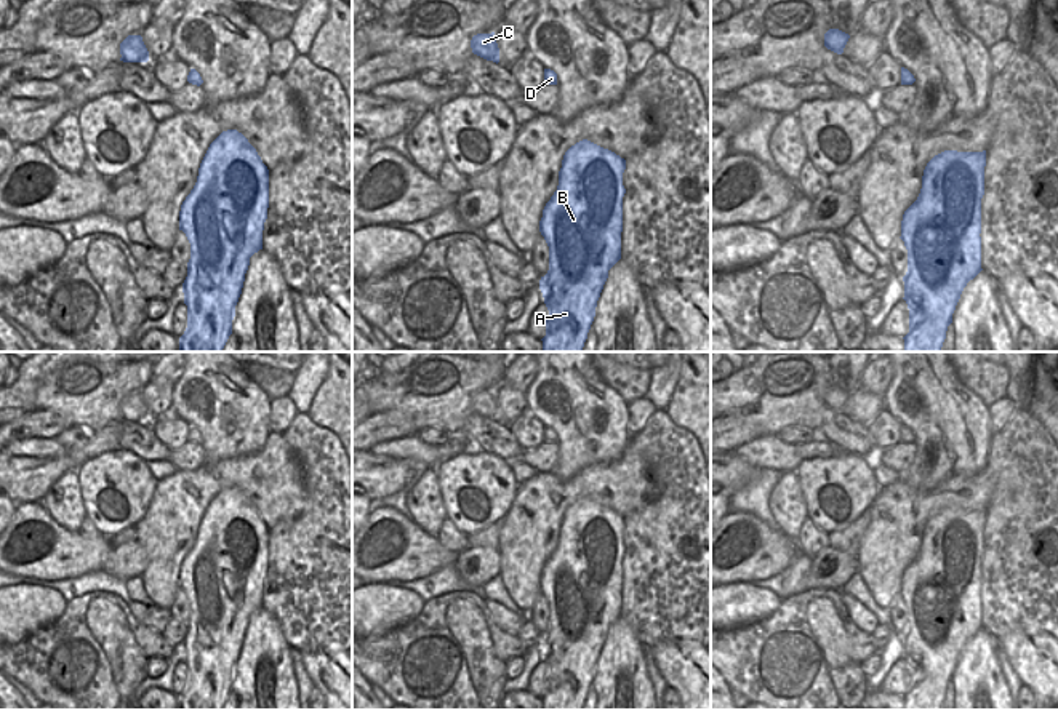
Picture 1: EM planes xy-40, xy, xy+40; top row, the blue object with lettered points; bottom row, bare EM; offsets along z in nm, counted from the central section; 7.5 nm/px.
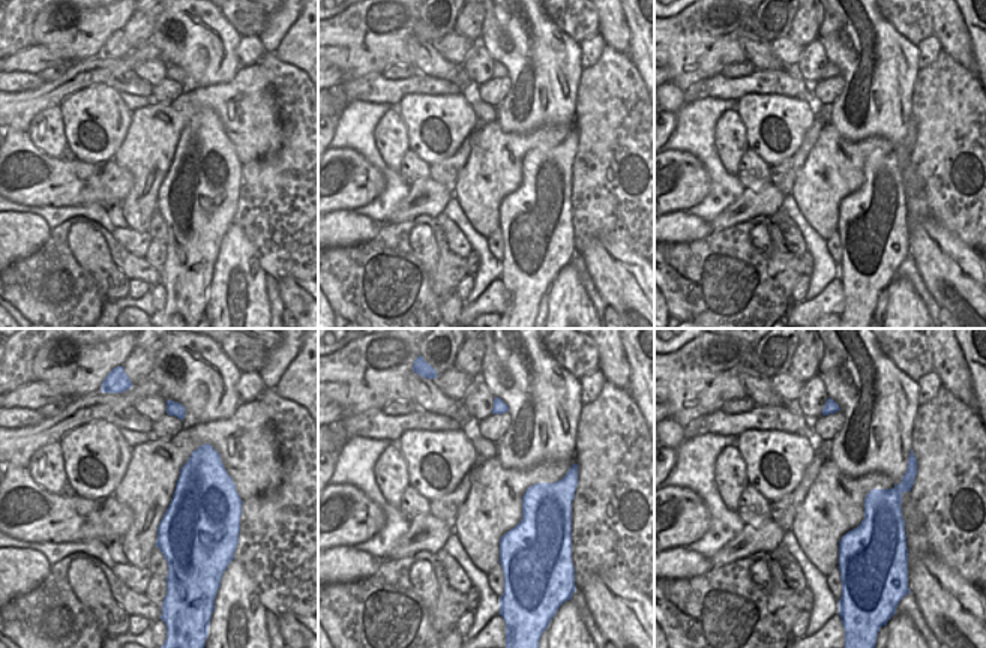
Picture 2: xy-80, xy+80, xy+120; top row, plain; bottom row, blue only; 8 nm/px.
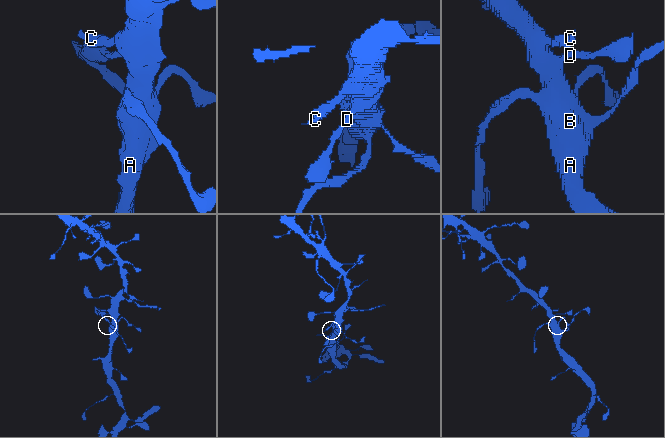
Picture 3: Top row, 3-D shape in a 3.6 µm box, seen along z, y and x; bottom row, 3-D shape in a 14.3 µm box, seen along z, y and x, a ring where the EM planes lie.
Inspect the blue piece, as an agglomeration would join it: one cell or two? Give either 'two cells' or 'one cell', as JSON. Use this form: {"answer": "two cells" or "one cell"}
{"answer": "one cell"}

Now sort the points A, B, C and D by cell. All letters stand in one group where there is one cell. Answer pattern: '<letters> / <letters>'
A B C D

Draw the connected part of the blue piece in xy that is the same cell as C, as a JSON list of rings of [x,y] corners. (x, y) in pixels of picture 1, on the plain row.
[[[495,390],[491,392],[477,392],[471,398],[472,411],[493,421],[499,421],[499,406],[495,398]]]

